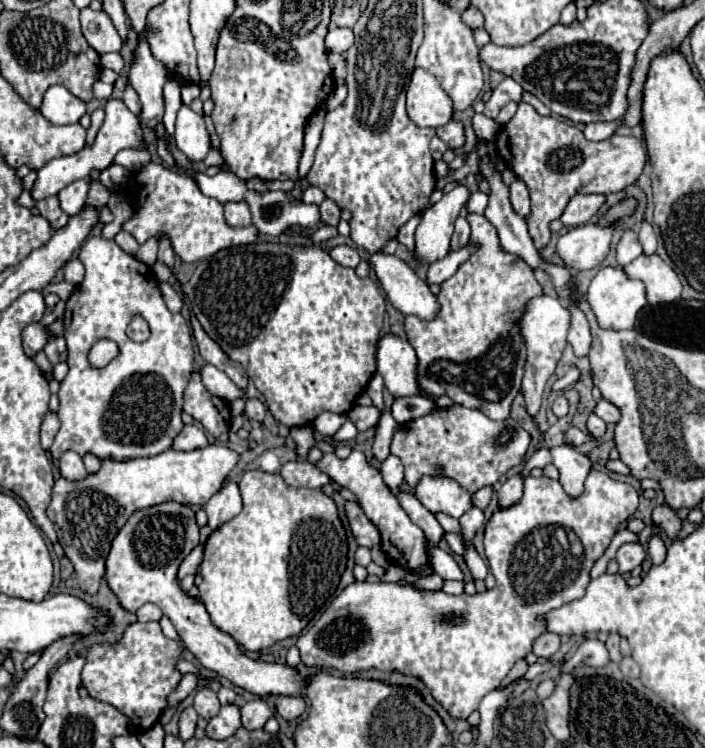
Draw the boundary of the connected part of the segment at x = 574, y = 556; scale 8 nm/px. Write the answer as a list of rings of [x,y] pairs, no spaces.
[[[591,470],[589,476],[587,476],[587,488],[585,492],[579,496],[579,498],[569,498],[563,490],[563,486],[557,482],[557,480],[551,480],[551,478],[533,478],[529,476],[525,480],[525,494],[521,498],[521,502],[517,502],[517,506],[511,506],[511,508],[505,508],[505,510],[495,510],[493,516],[487,520],[485,524],[485,556],[487,556],[487,562],[489,562],[489,568],[501,568],[501,584],[497,584],[493,590],[487,590],[485,594],[475,594],[475,596],[467,596],[467,594],[461,594],[461,596],[449,596],[445,592],[419,592],[419,590],[413,590],[409,586],[399,586],[399,584],[385,584],[385,582],[353,582],[349,584],[331,604],[329,608],[321,614],[321,618],[307,630],[303,632],[299,638],[297,638],[297,648],[301,652],[301,660],[307,664],[307,666],[319,666],[319,668],[337,668],[341,672],[357,672],[357,670],[369,670],[369,668],[379,668],[379,670],[399,670],[399,672],[405,672],[405,674],[413,674],[413,676],[419,676],[431,690],[431,694],[435,696],[435,700],[439,700],[445,710],[451,712],[451,716],[455,718],[467,718],[481,702],[481,698],[489,692],[489,690],[495,690],[501,680],[509,674],[509,670],[513,668],[513,664],[521,658],[525,658],[531,650],[533,650],[533,642],[537,636],[541,636],[545,630],[547,630],[547,620],[543,616],[547,616],[551,610],[555,608],[561,608],[563,604],[571,602],[573,598],[581,598],[591,582],[591,568],[595,564],[595,560],[607,550],[609,542],[613,540],[615,532],[617,532],[617,526],[621,522],[625,522],[635,510],[637,510],[637,504],[639,504],[639,498],[637,498],[637,492],[633,486],[629,484],[623,484],[623,482],[617,482],[613,478],[609,478],[605,472],[601,470]]]

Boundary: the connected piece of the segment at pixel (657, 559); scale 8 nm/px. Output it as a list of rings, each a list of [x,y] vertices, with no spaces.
[[[654,535],[648,541],[648,554],[654,566],[661,564],[666,557],[666,546],[662,539]]]

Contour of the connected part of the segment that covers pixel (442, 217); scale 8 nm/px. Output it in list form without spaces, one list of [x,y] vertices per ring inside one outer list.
[[[459,184],[425,210],[421,224],[415,230],[415,254],[419,262],[429,264],[449,254],[453,224],[457,216],[467,208],[469,196],[471,190],[465,184]]]

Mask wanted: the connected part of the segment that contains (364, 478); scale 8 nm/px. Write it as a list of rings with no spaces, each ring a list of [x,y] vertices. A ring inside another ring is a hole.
[[[353,450],[349,458],[339,460],[335,454],[325,454],[319,462],[317,462],[319,470],[325,472],[331,480],[335,480],[339,486],[349,488],[355,496],[359,506],[363,508],[365,516],[377,526],[379,534],[381,534],[381,550],[385,552],[389,564],[395,566],[403,566],[419,576],[429,576],[435,574],[429,562],[429,546],[427,546],[427,538],[423,534],[423,530],[411,522],[411,518],[405,514],[405,510],[401,510],[395,494],[389,490],[389,486],[383,482],[383,476],[377,468],[373,468],[365,454],[359,450]]]

